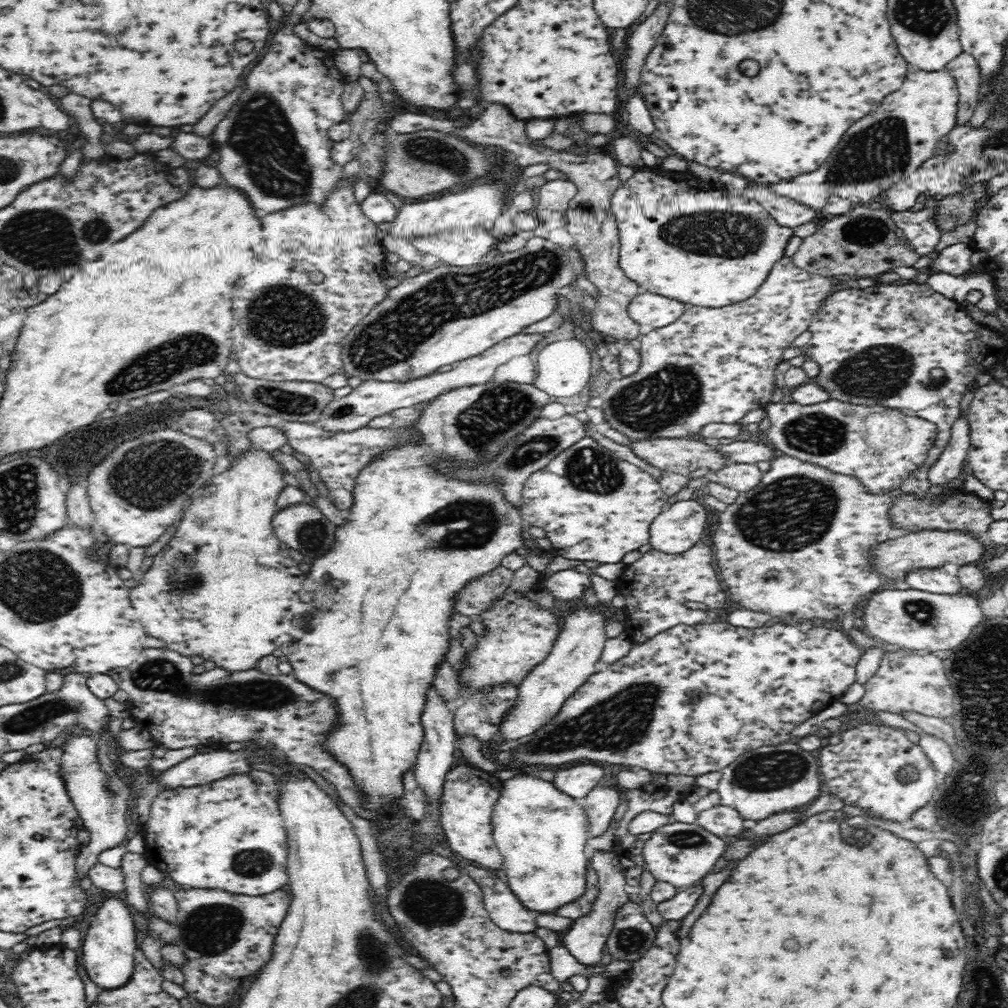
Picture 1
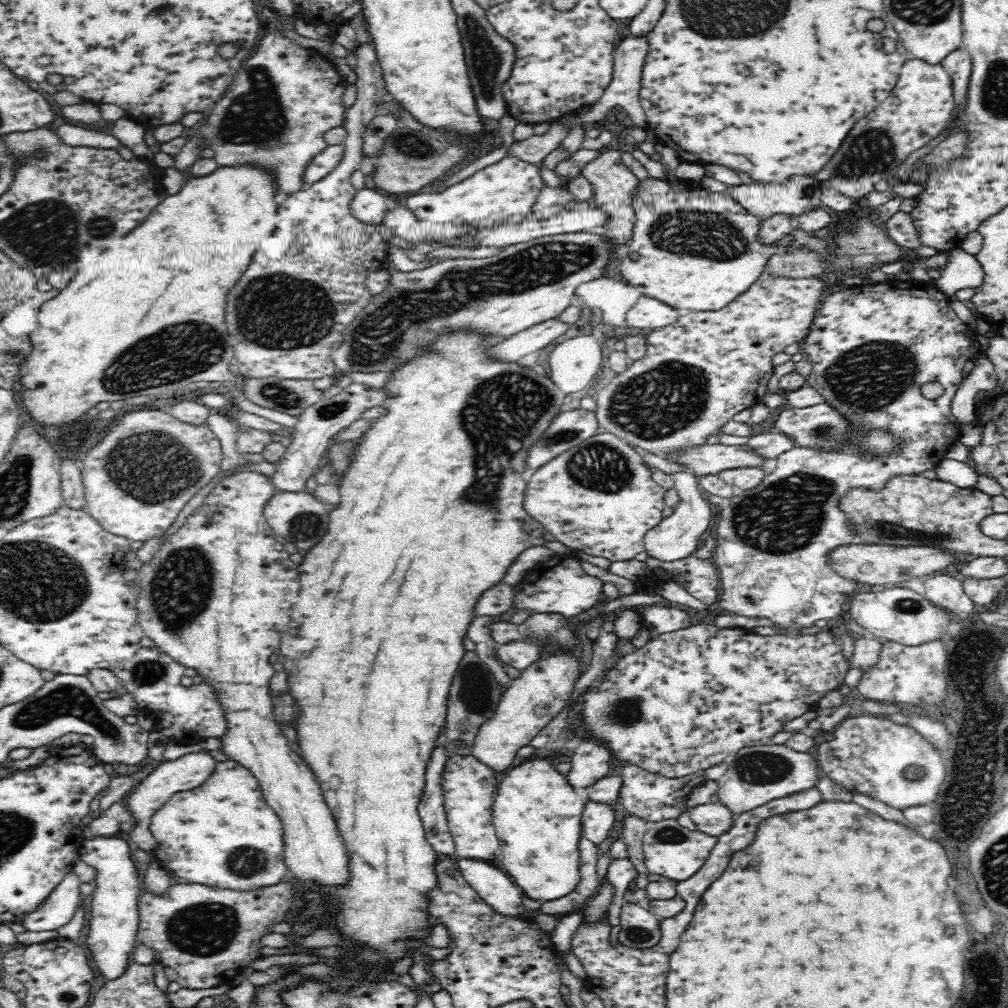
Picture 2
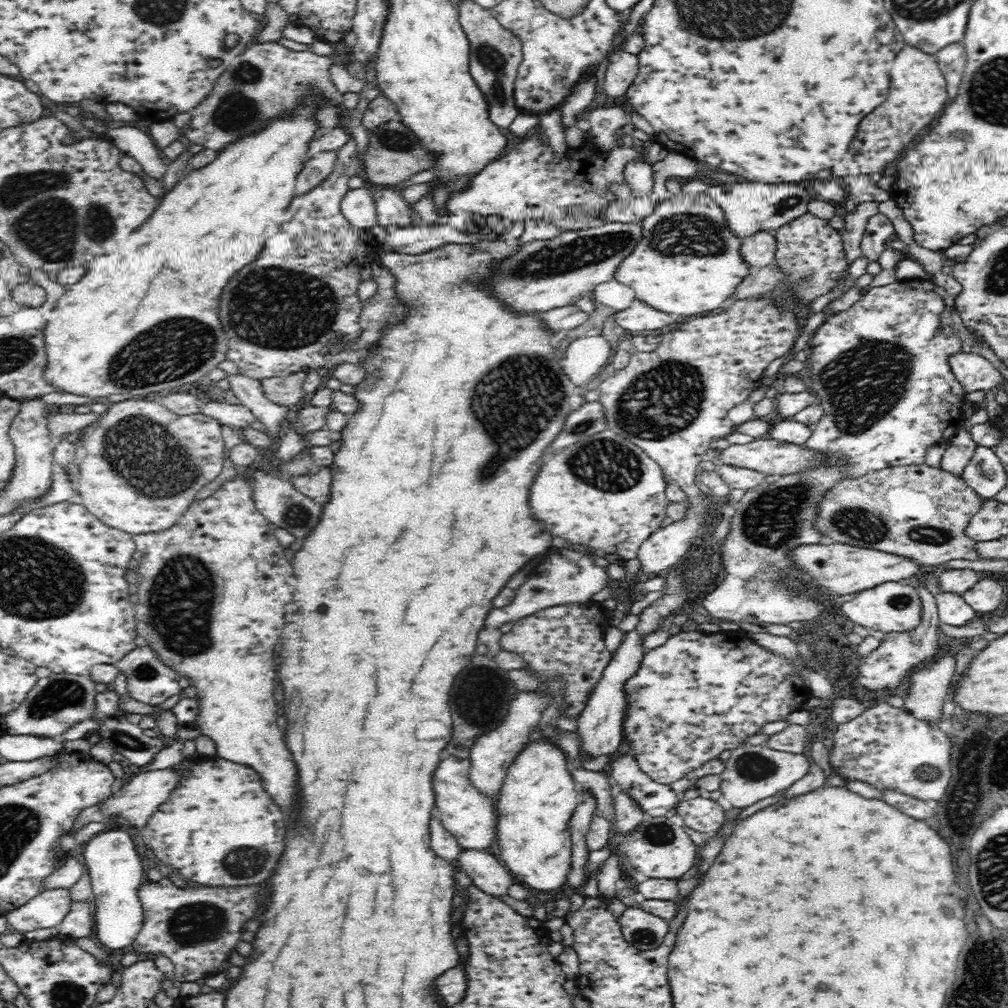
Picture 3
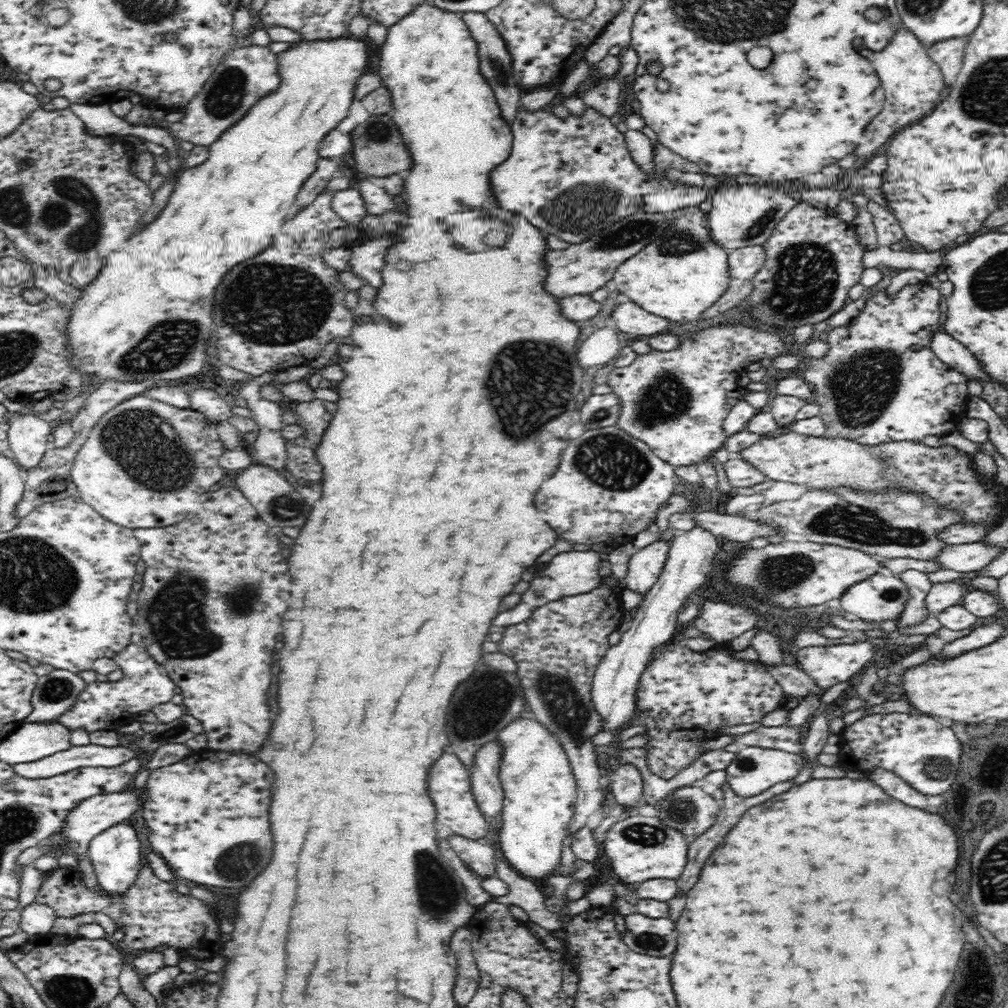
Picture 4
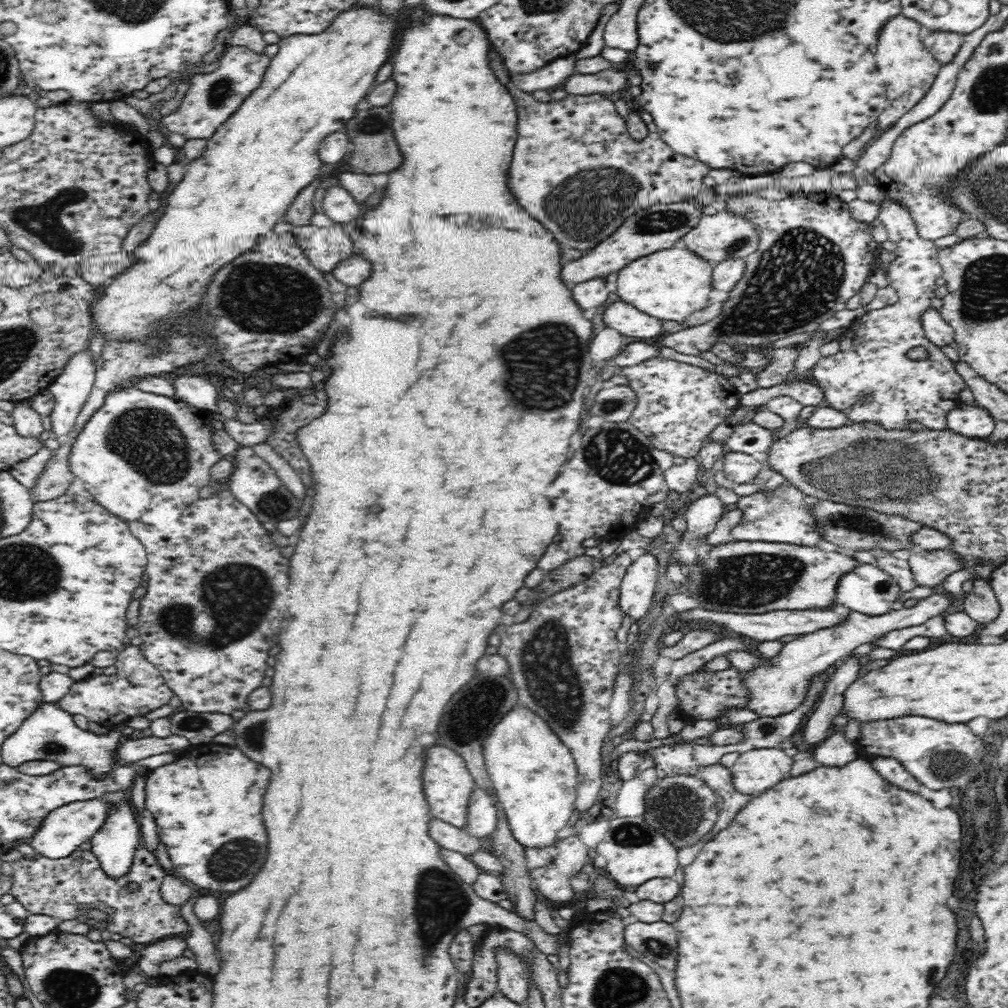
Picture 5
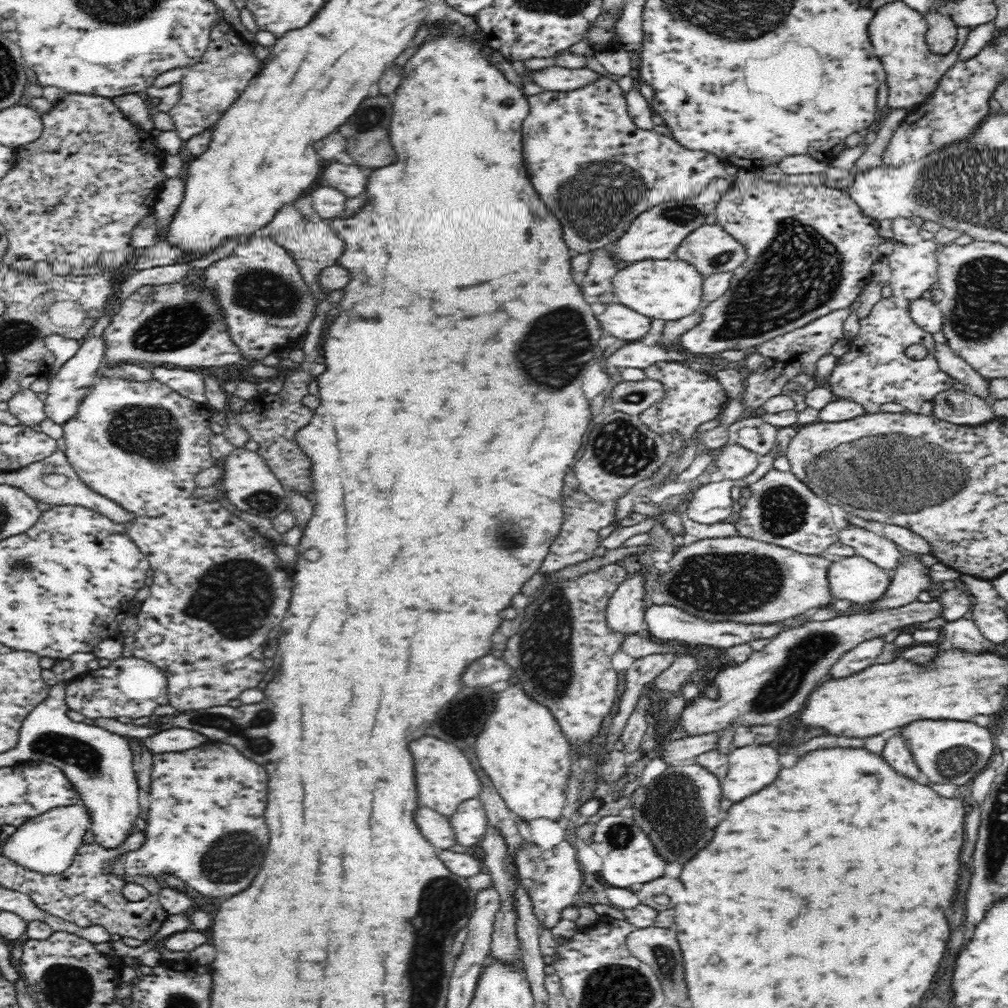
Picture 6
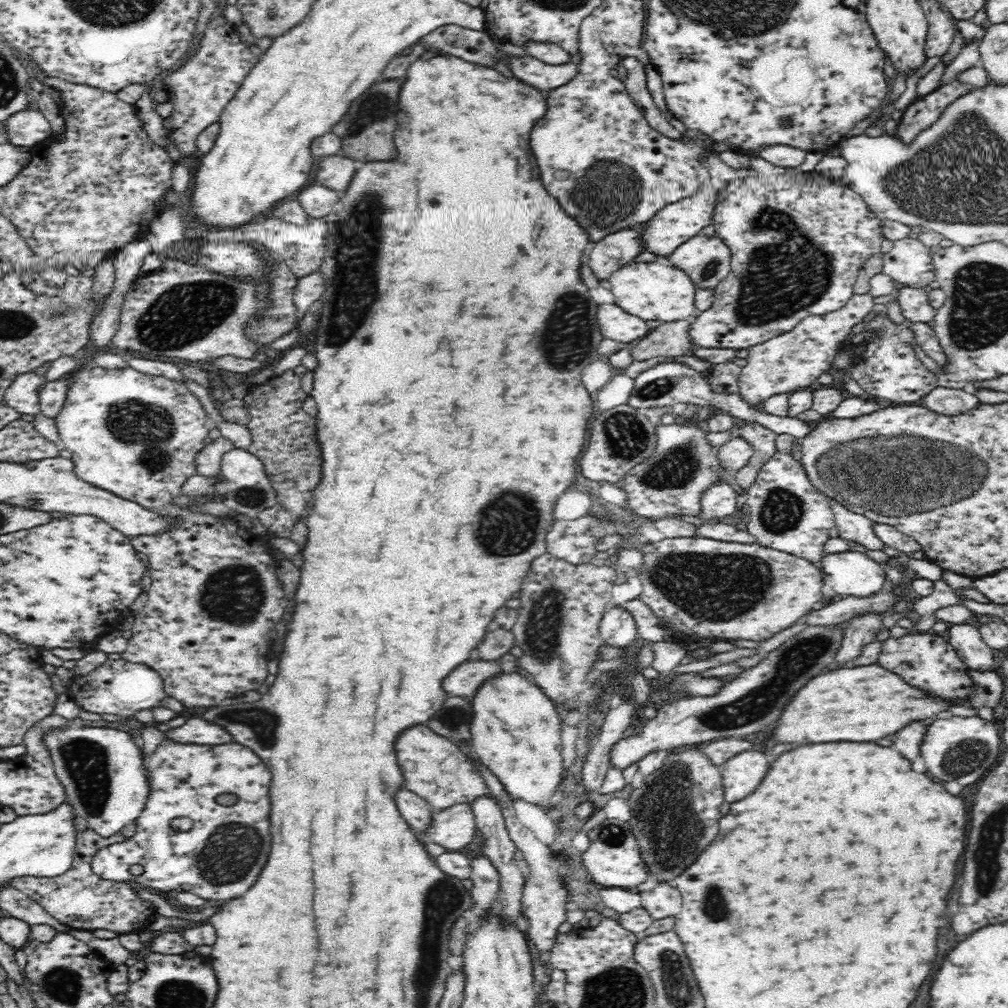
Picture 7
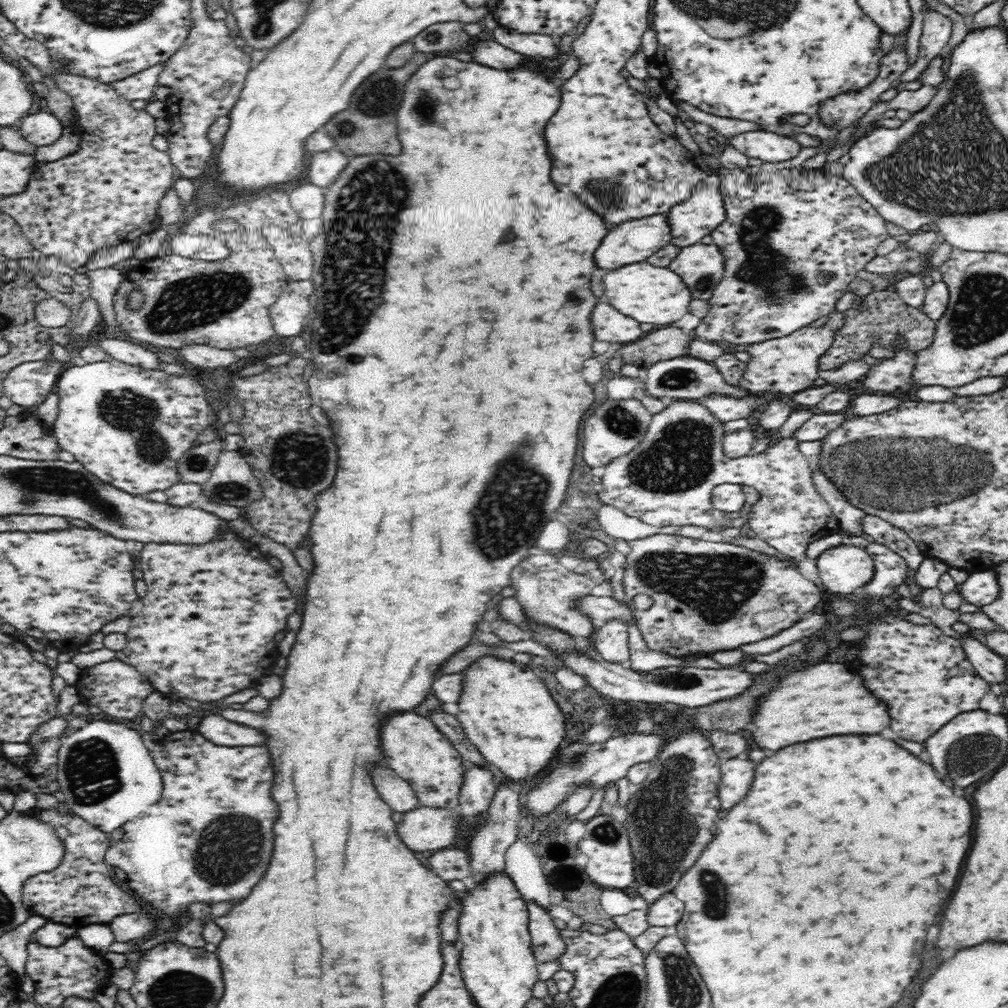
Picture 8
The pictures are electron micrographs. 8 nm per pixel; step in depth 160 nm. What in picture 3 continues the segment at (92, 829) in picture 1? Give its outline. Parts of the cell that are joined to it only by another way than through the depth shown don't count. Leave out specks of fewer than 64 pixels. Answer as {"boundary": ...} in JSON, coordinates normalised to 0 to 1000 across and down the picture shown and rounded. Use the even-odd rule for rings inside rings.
{"boundary":[[[46,882],[27,897],[8,906],[7,914],[17,925],[57,920],[69,904],[72,893],[68,882]]]}

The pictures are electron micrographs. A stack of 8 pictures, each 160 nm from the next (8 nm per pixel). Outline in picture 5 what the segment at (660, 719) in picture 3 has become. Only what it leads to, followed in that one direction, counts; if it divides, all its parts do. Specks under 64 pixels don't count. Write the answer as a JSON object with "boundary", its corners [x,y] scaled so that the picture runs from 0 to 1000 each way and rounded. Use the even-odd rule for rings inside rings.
{"boundary":[[[724,662],[709,668],[685,668],[678,671],[671,681],[674,704],[684,715],[688,714],[708,714],[724,700],[738,702],[740,700],[740,682],[736,680],[736,668]]]}

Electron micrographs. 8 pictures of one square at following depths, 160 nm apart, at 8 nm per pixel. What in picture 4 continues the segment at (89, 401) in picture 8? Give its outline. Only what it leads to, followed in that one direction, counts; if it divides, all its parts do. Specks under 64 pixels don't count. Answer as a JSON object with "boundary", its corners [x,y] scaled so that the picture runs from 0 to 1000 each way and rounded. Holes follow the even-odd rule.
{"boundary":[[[144,391],[130,394],[113,403],[97,417],[83,441],[75,448],[70,475],[76,482],[77,493],[109,518],[125,524],[168,523],[169,520],[183,516],[187,506],[190,506],[187,500],[194,498],[194,494],[215,479],[223,468],[220,465],[218,470],[210,472],[212,466],[208,464],[204,466],[204,478],[194,478],[194,470],[200,464],[192,458],[190,450],[181,440],[179,431],[173,429],[173,417],[177,417],[177,413],[194,413],[198,410],[173,404]]]}

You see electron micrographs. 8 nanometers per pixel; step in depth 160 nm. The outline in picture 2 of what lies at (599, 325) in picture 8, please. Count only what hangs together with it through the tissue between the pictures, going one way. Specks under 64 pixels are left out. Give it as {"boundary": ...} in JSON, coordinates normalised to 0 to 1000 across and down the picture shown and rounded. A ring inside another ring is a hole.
{"boundary":[[[636,292],[633,300],[620,312],[620,322],[651,327],[672,318],[674,313],[673,307]]]}

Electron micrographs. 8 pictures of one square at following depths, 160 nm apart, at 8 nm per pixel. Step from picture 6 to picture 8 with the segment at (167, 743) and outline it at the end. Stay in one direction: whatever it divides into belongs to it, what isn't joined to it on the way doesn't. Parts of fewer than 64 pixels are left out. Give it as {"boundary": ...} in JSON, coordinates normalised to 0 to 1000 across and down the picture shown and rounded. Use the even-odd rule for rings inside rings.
{"boundary":[[[215,705],[200,711],[195,725],[216,740],[260,740],[265,728],[257,722],[224,714]]]}

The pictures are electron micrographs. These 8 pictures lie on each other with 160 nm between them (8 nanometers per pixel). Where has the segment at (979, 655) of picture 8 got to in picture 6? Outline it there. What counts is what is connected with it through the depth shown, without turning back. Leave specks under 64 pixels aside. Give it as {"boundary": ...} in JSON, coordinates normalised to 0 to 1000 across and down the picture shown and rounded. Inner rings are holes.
{"boundary":[[[953,613],[940,616],[933,625],[934,634],[941,640],[939,645],[954,644],[964,650],[978,646],[974,640],[977,636],[976,631],[965,615]]]}

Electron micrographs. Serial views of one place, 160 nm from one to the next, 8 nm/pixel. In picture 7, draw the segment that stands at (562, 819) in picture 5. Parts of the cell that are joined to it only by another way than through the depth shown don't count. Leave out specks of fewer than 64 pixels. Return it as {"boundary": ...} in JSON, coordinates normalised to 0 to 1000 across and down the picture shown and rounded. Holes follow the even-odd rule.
{"boundary":[[[494,667],[482,673],[466,692],[467,712],[464,723],[467,744],[496,773],[504,788],[526,798],[548,800],[548,790],[553,786],[558,775],[556,770],[559,770],[561,764],[558,757],[556,712],[552,702],[548,700],[548,693],[540,690],[533,679],[524,677],[516,669],[518,668]]]}

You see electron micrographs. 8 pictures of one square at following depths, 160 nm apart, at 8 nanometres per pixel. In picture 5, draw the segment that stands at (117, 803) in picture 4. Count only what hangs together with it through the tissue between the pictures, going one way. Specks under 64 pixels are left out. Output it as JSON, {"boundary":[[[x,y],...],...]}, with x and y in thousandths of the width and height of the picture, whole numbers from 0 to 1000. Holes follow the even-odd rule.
{"boundary":[[[101,793],[77,795],[55,802],[46,808],[46,812],[36,821],[28,837],[42,851],[56,853],[70,849],[81,836],[91,832],[95,823],[105,813],[105,808],[107,808],[107,801]]]}

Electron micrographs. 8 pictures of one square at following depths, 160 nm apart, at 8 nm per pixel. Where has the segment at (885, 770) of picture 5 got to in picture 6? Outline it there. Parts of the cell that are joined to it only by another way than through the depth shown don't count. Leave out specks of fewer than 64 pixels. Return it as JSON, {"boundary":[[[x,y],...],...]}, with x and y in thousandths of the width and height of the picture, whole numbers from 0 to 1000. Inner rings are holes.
{"boundary":[[[888,725],[879,729],[879,738],[874,749],[889,766],[894,766],[913,778],[923,778],[923,773],[908,757],[903,738],[894,726]]]}

